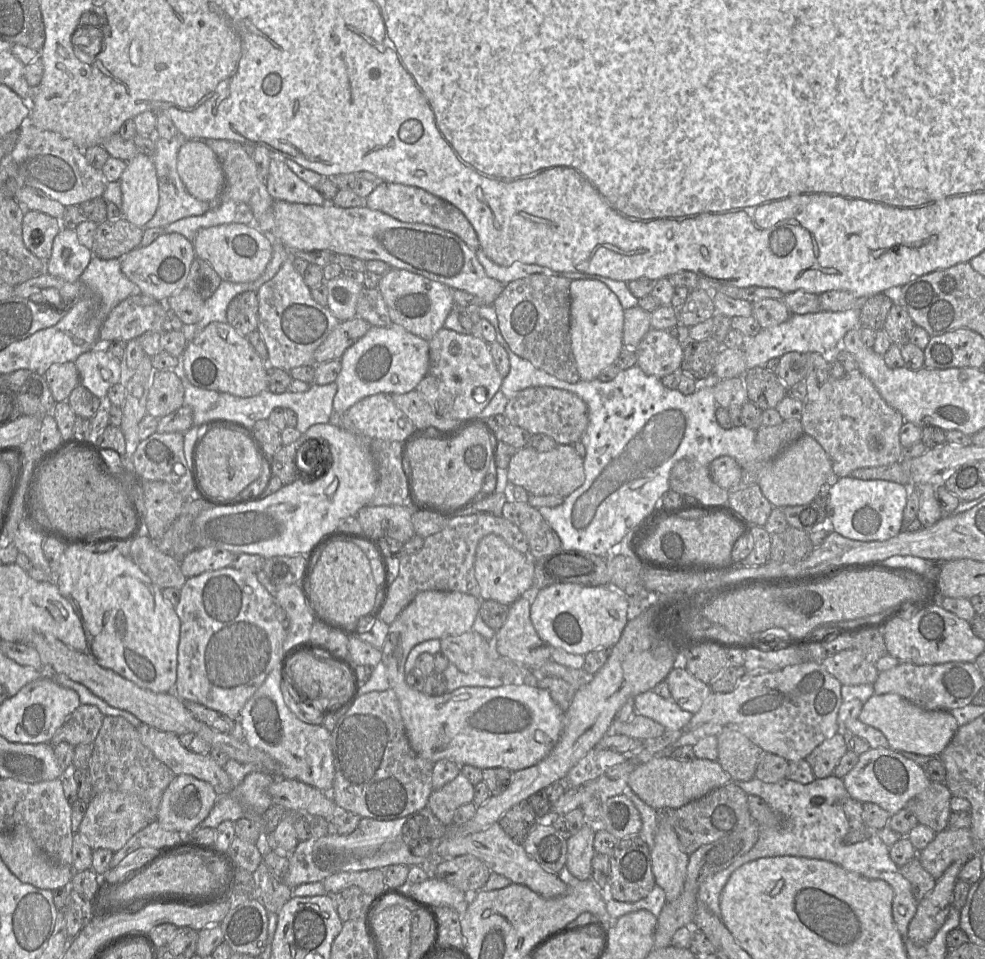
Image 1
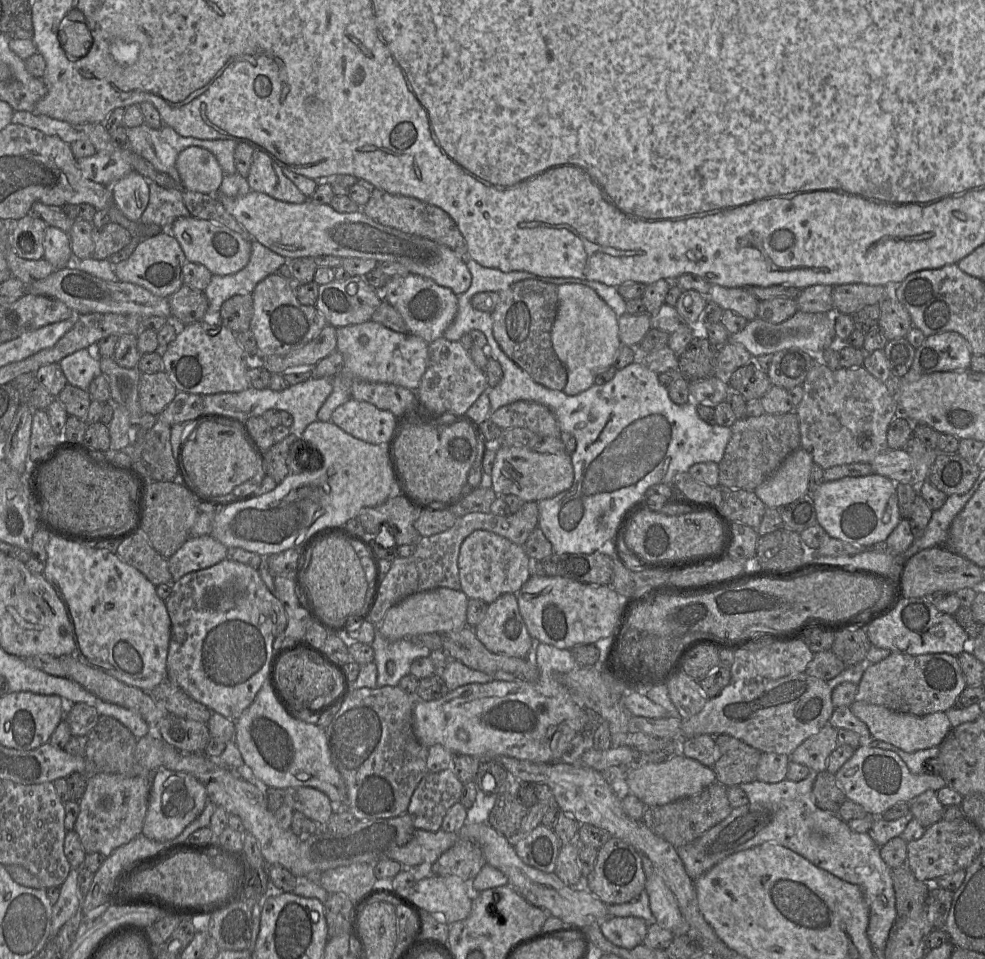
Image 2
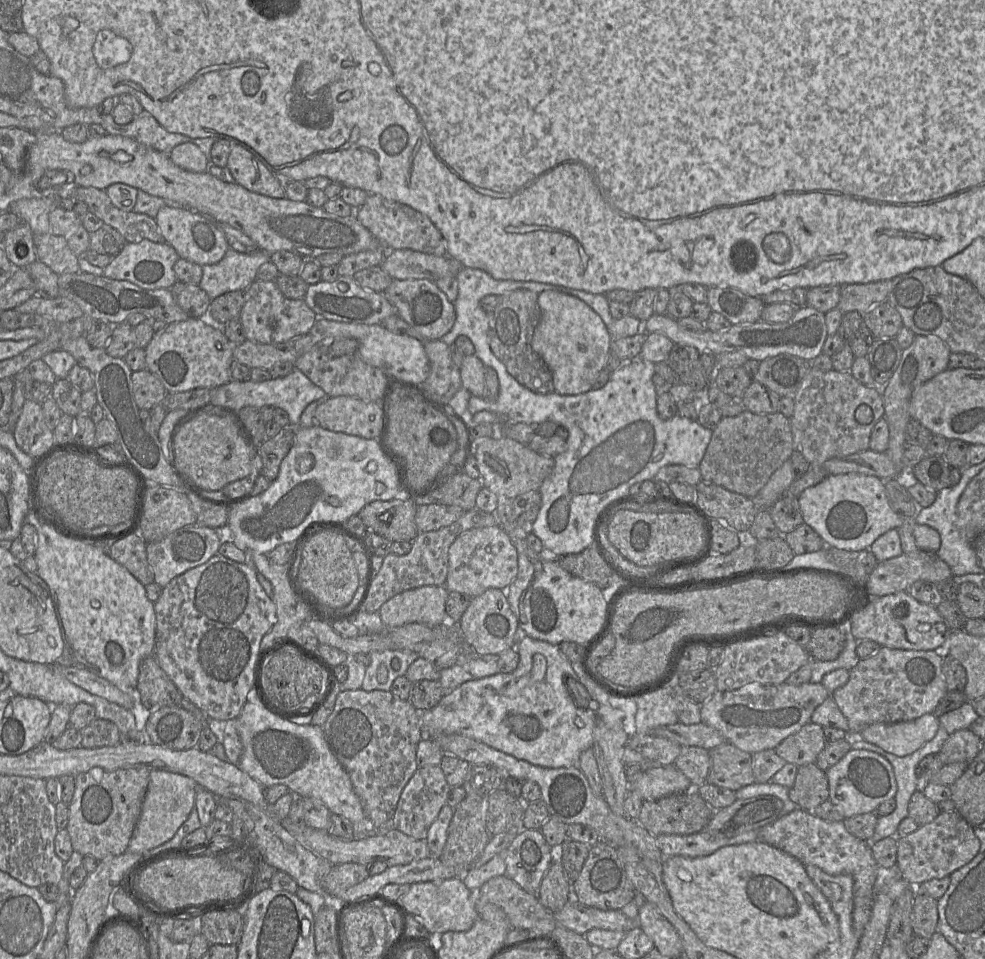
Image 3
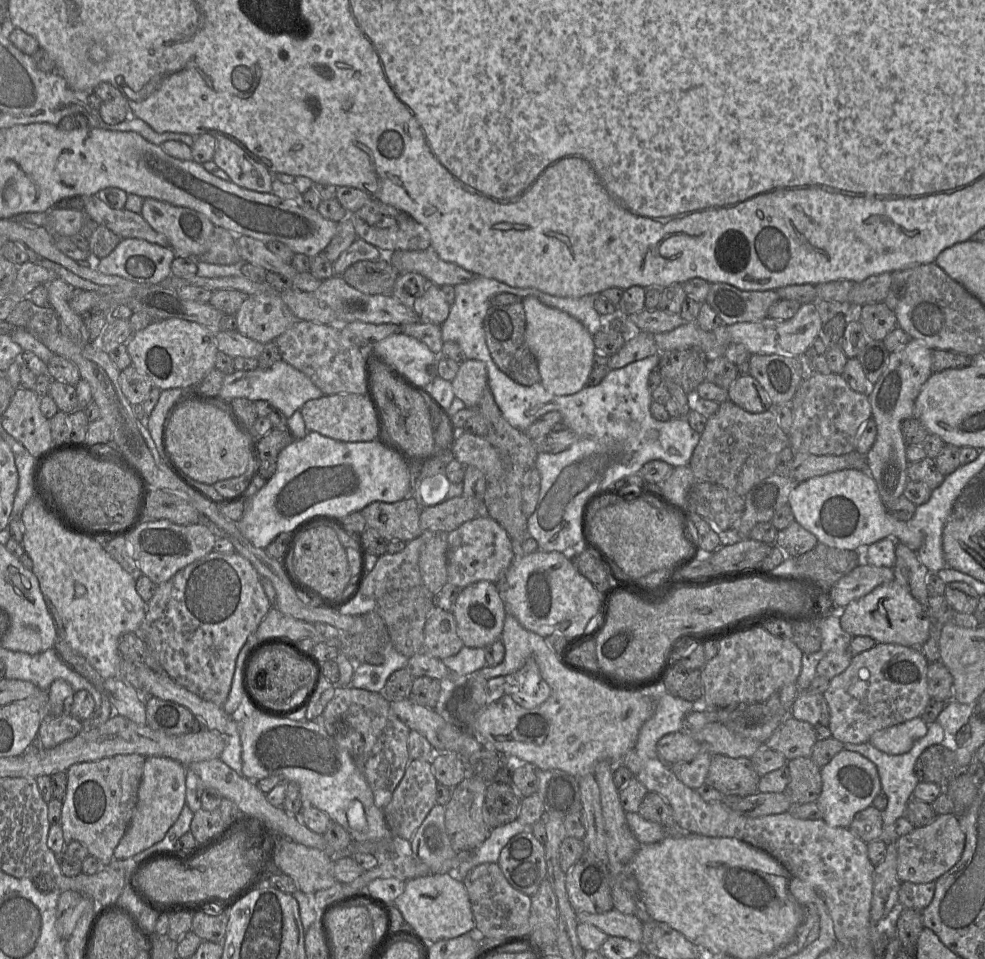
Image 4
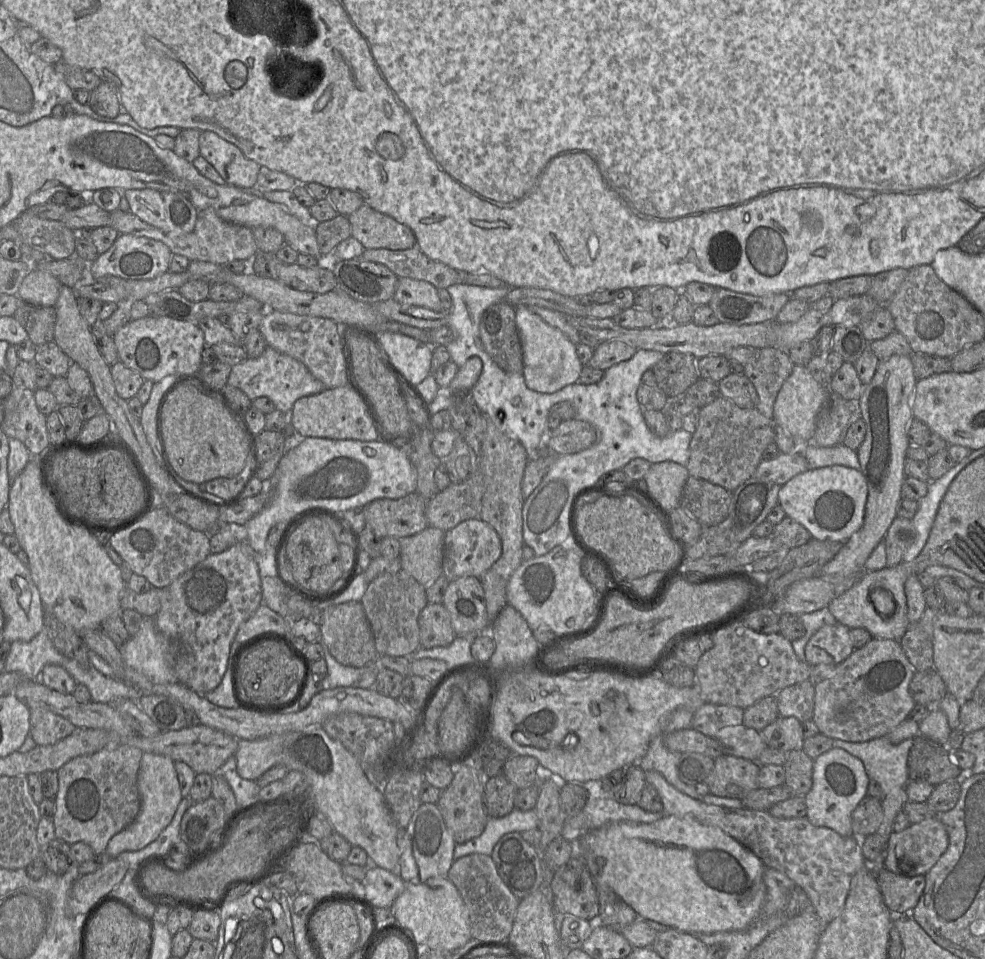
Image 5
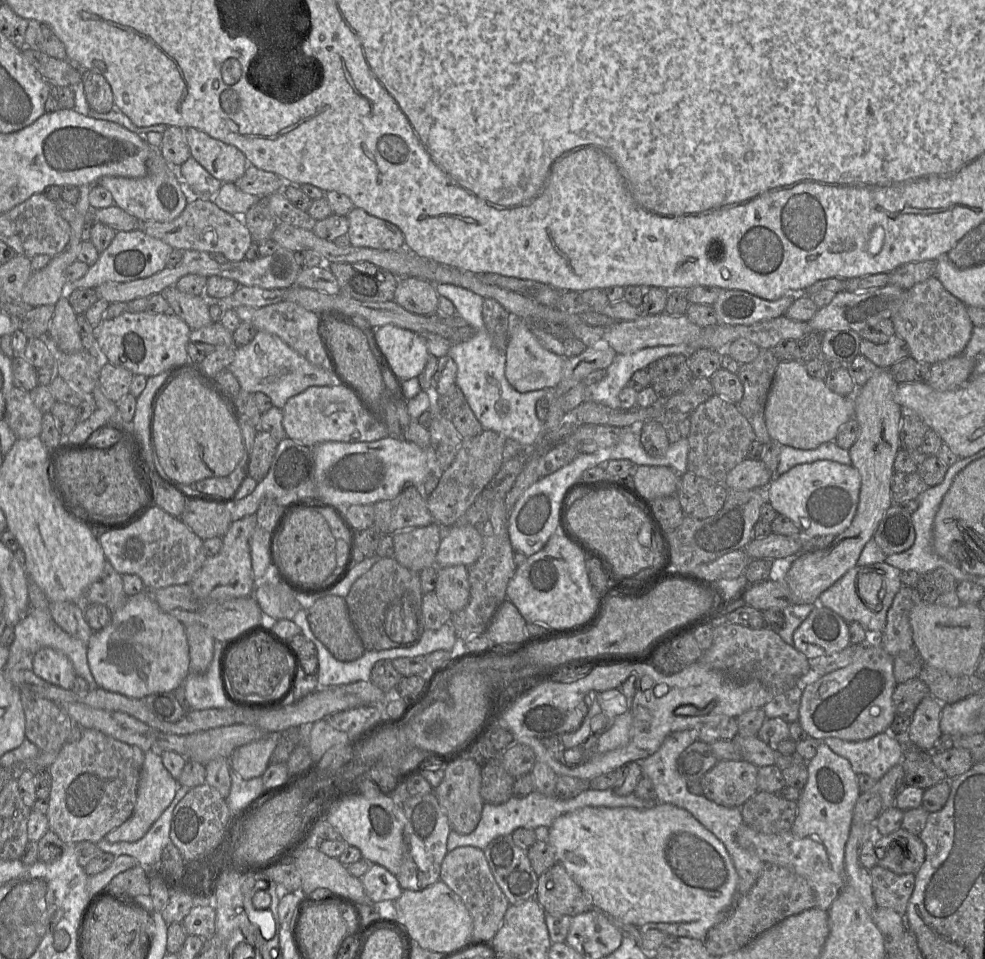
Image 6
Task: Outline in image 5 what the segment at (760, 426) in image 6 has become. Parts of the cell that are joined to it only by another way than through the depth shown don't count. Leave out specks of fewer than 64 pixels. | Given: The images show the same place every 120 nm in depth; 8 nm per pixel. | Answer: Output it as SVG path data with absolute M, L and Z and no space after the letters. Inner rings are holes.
M778 347L756 349L744 364L743 374L749 378L758 394L756 408L765 417L773 419L775 399L794 366L788 352Z

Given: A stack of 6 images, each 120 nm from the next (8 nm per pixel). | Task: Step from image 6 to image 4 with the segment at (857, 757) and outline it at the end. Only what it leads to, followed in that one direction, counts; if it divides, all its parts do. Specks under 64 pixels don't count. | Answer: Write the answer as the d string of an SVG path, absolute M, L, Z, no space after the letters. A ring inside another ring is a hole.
M934 721L932 724L928 725L927 733L924 737L917 740L911 750L905 754L900 755L889 755L886 754L877 748L875 748L870 743L862 743L862 744L850 744L846 743L843 745L843 749L851 752L856 752L868 760L870 760L877 768L878 775L881 782L882 793L887 796L887 807L883 810L882 813L882 835L879 838L880 840L885 841L887 844L896 840L896 834L894 832L894 823L895 821L905 816L905 810L907 807L907 803L912 798L913 791L916 785L919 783L915 773L914 766L917 758L921 755L921 753L928 748L929 746L935 744L947 743L949 741L949 737L945 735L943 728Z

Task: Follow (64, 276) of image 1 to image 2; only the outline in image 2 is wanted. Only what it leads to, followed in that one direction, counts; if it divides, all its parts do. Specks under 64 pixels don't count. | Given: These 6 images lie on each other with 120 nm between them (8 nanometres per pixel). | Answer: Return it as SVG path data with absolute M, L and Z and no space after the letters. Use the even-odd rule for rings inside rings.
M47 226L43 242L44 259L47 260L55 270L69 267L73 263L70 237L56 227Z

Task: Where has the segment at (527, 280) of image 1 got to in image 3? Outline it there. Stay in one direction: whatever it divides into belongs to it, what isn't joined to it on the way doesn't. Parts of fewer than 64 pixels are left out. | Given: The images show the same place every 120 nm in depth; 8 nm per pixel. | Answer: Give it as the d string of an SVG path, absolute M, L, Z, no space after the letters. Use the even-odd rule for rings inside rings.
M517 289L504 293L488 314L488 337L491 351L505 365L508 373L521 385L539 393L555 391L552 374L543 359L532 349L531 341L541 318L538 293Z

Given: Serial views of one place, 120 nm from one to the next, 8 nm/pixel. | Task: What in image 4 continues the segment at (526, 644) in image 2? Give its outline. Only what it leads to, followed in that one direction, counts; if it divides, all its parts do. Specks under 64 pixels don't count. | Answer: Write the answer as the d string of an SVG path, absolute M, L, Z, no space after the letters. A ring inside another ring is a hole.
M478 581L461 589L451 612L463 644L467 647L484 648L500 639L508 607L495 583Z

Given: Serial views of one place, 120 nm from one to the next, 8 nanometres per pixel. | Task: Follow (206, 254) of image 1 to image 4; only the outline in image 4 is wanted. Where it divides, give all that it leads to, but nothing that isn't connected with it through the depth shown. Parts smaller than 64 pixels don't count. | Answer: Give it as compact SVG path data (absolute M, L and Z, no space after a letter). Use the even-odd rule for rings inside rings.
M154 198L143 199L140 215L157 233L165 236L176 257L197 259L208 250L215 225L206 216L190 208L174 206Z

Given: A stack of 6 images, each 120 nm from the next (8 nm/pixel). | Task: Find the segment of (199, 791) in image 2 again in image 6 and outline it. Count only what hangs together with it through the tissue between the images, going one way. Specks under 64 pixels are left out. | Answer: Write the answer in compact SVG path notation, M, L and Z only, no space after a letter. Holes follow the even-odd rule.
M149 750L145 752L134 811L126 822L109 832L105 836L105 839L111 843L136 842L140 840L171 804L178 787L178 781L172 777L170 772L163 765L160 752L157 750Z

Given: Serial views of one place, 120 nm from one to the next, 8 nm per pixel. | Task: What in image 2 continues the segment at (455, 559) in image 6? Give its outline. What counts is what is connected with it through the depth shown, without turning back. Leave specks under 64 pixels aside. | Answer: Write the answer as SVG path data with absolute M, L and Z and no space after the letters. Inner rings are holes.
M475 530L462 542L458 556L461 589L469 599L479 599L488 604L506 593L517 593L531 577L531 558L524 546L515 544L500 535L486 530Z

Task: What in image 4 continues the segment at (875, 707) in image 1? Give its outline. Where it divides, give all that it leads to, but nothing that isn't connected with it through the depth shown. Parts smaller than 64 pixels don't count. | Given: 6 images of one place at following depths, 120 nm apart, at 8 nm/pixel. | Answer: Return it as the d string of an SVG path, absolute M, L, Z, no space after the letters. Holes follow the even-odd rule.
M917 717L876 732L868 743L889 755L905 754L917 740L926 735L927 730L928 725Z

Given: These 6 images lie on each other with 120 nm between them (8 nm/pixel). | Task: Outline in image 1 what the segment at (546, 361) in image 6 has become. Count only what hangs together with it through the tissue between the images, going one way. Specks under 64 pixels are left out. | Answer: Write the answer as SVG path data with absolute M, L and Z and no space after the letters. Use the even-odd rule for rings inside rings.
M573 280L570 284L570 341L581 381L596 379L623 350L624 309L617 295L597 280Z

